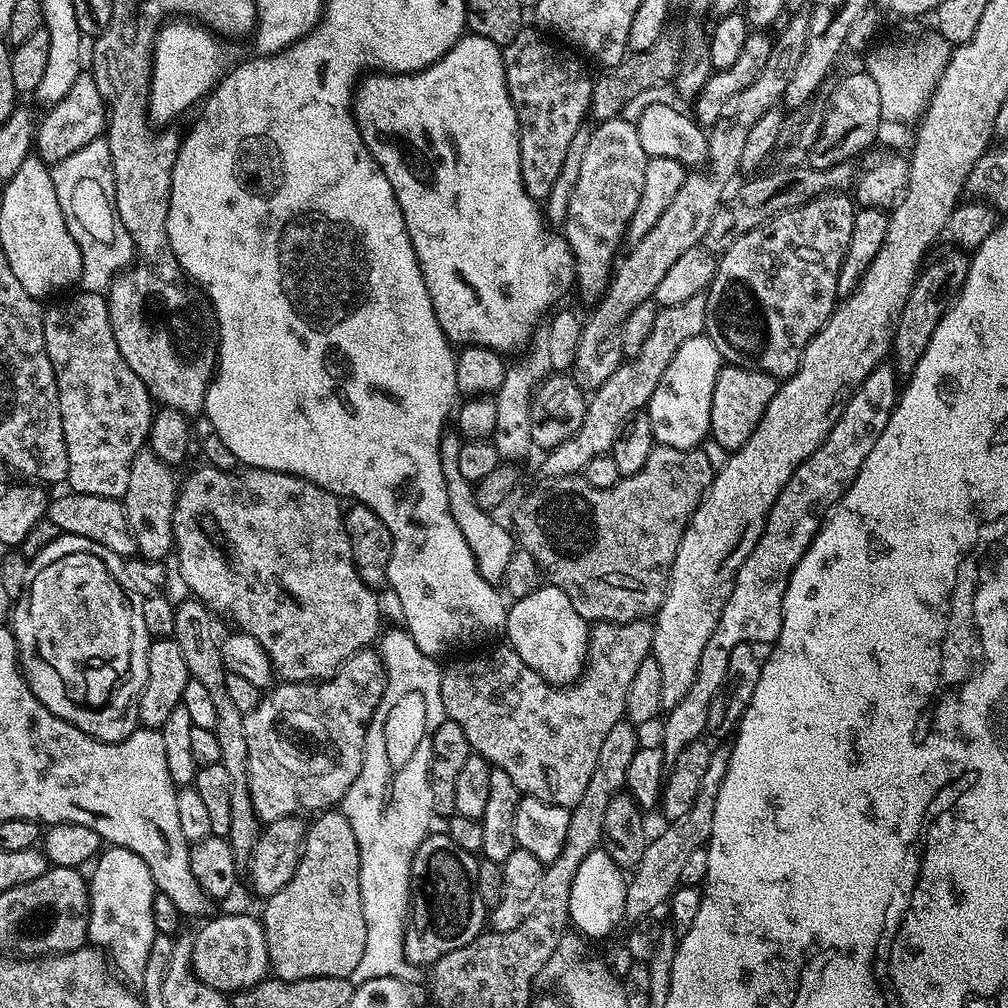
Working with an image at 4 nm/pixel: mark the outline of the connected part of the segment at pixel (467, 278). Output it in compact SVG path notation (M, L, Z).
M465 34L460 37L459 42L443 56L437 64L432 64L429 68L425 68L423 72L414 72L411 74L368 74L359 81L358 87L354 93L352 102L352 115L356 117L356 125L360 128L360 133L364 139L364 145L370 150L370 154L378 162L378 166L382 170L382 174L386 174L386 178L390 182L390 186L394 190L394 198L399 212L404 216L404 230L412 243L412 255L420 264L422 270L422 278L426 282L426 290L430 294L430 302L434 314L438 318L438 326L442 326L444 337L448 339L449 344L453 346L475 346L477 348L493 348L495 352L501 354L509 354L508 352L516 352L529 347L528 339L532 336L532 331L536 328L536 323L540 319L545 319L544 311L551 309L552 305L552 267L548 265L548 252L553 245L550 240L544 237L545 225L542 223L542 212L538 207L537 201L532 199L532 195L526 190L526 186L522 182L522 166L520 165L520 139L518 138L518 118L516 111L512 105L512 99L508 93L508 83L504 77L504 53L501 45L490 42L490 38L482 38L481 36L473 36Z

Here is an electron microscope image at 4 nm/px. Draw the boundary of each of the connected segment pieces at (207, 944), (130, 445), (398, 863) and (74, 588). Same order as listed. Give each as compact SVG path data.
M236 912L233 916L205 919L200 933L192 936L192 973L206 986L225 994L235 994L253 988L269 975L268 947L264 925L252 916Z
M77 292L77 296L49 307L44 314L46 354L50 354L58 386L66 438L66 484L74 492L120 500L130 482L134 454L145 447L148 439L154 401L142 378L126 366L118 342L114 342L107 299L98 292Z
M403 627L386 632L378 640L386 673L384 693L368 723L362 770L342 801L342 811L350 822L350 830L354 830L354 838L358 838L358 882L362 914L366 918L366 950L362 950L362 959L350 977L356 986L387 976L415 981L417 965L408 961L404 949L404 930L410 911L412 859L433 827L428 771L434 730L438 730L446 718L440 689L441 665L436 665L439 663L433 657L422 654L414 638Z
M62 534L50 546L46 546L40 553L30 560L28 573L28 589L14 604L14 619L10 627L16 638L16 650L20 653L20 667L25 680L28 681L30 690L58 718L65 720L67 724L73 724L78 730L82 730L87 736L93 736L107 744L116 744L119 740L125 740L131 732L138 727L138 701L140 689L146 682L146 662L148 661L149 634L146 630L146 622L142 622L142 596L126 582L126 570L124 569L125 557L114 554L114 550L106 550L106 546L98 546L90 538L70 536Z

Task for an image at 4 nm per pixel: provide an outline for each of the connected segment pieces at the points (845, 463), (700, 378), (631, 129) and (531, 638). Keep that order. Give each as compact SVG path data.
M885 362L868 373L865 380L862 380L848 400L844 402L842 414L834 422L834 430L826 434L822 446L810 454L794 470L794 474L789 476L785 484L781 484L778 498L772 501L770 514L764 517L764 528L756 537L756 545L748 550L746 562L740 564L740 568L732 577L732 589L725 599L724 609L718 617L718 626L714 626L714 634L708 636L706 646L700 652L698 658L698 670L692 678L690 690L684 693L682 702L678 702L674 707L667 709L664 720L664 749L665 765L670 766L690 742L701 739L705 735L708 727L708 711L710 702L715 698L720 687L724 684L724 679L728 677L728 663L730 662L730 650L734 646L757 642L756 640L775 641L782 630L782 618L784 617L784 595L788 589L788 580L792 577L792 572L798 566L800 559L806 554L806 550L812 544L829 512L835 508L844 491L851 486L858 470L870 458L870 450L874 450L874 442L882 438L882 430L890 422L892 412L896 409L898 399L898 384L896 388L898 373L891 363Z
M705 334L690 338L678 346L678 354L670 358L666 374L658 381L646 409L657 445L665 444L678 450L700 448L709 435L710 402L714 398L714 382L722 367L720 351Z
M601 120L592 128L590 146L586 146L582 170L578 173L578 186L570 198L570 210L562 225L572 251L575 287L580 287L581 294L588 300L602 297L614 275L616 251L626 240L628 223L634 218L634 210L638 210L649 159L646 150L642 150L642 142L638 142L633 121Z
M537 586L532 593L526 594L508 608L508 626L506 629L507 643L516 651L518 658L530 666L530 670L538 673L544 681L553 686L571 686L580 679L588 658L589 621L574 610L570 598L560 588Z

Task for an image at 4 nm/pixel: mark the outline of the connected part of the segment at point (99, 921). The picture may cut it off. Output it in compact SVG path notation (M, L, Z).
M115 846L105 847L99 853L94 874L88 880L88 940L106 953L107 959L114 965L115 971L132 986L143 985L146 958L150 958L150 946L158 935L152 913L152 903L156 893L154 878L146 866L146 862L142 862L142 858L138 858L138 854Z

